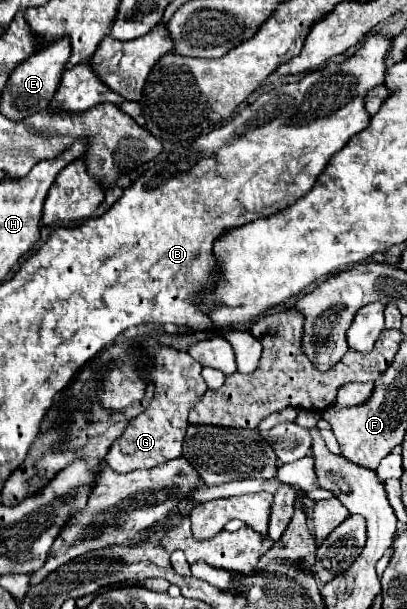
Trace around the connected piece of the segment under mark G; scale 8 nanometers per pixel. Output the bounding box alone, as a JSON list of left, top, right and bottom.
[106,346,206,474]

